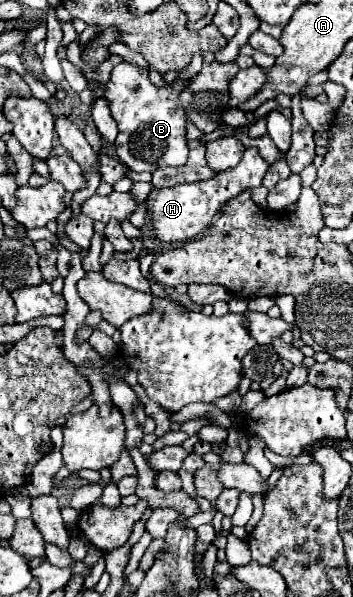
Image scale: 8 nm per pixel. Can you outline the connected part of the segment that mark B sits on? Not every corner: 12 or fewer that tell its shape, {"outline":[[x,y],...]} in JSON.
{"outline":[[120,63],[102,99],[132,171],[188,159],[178,95],[148,69]]}

